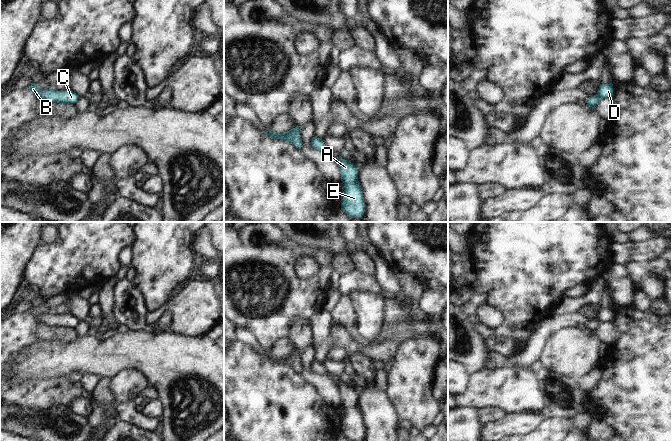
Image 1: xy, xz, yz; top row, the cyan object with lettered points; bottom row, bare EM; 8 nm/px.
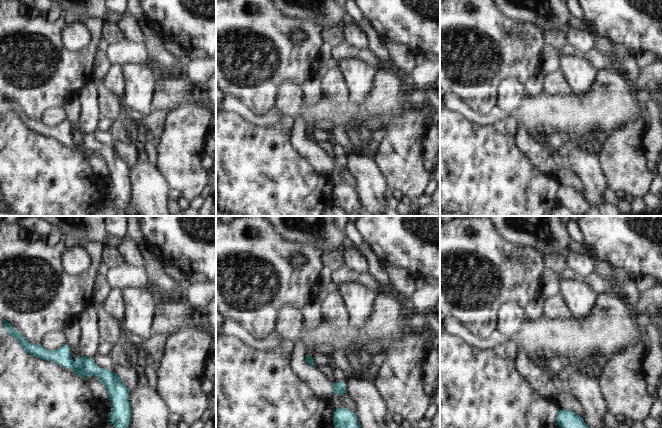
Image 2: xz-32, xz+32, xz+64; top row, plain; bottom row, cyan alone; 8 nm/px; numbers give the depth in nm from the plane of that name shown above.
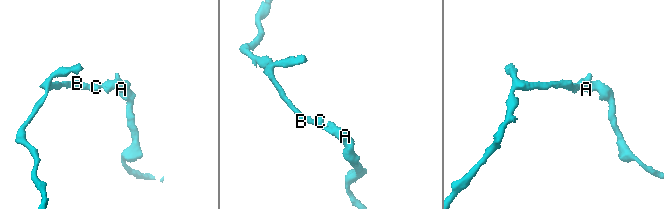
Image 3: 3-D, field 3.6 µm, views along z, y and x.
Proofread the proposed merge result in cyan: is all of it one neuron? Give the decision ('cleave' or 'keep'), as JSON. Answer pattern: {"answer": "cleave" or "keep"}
{"answer": "keep"}

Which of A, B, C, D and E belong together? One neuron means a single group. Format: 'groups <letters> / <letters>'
groups A B C D E

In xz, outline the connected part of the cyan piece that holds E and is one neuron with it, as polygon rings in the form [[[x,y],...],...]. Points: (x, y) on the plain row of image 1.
[[[339,379],[336,384],[341,405],[344,407],[344,416],[341,418],[342,434],[350,441],[362,441],[365,436],[363,415],[358,405],[358,394],[354,387],[347,385]]]

